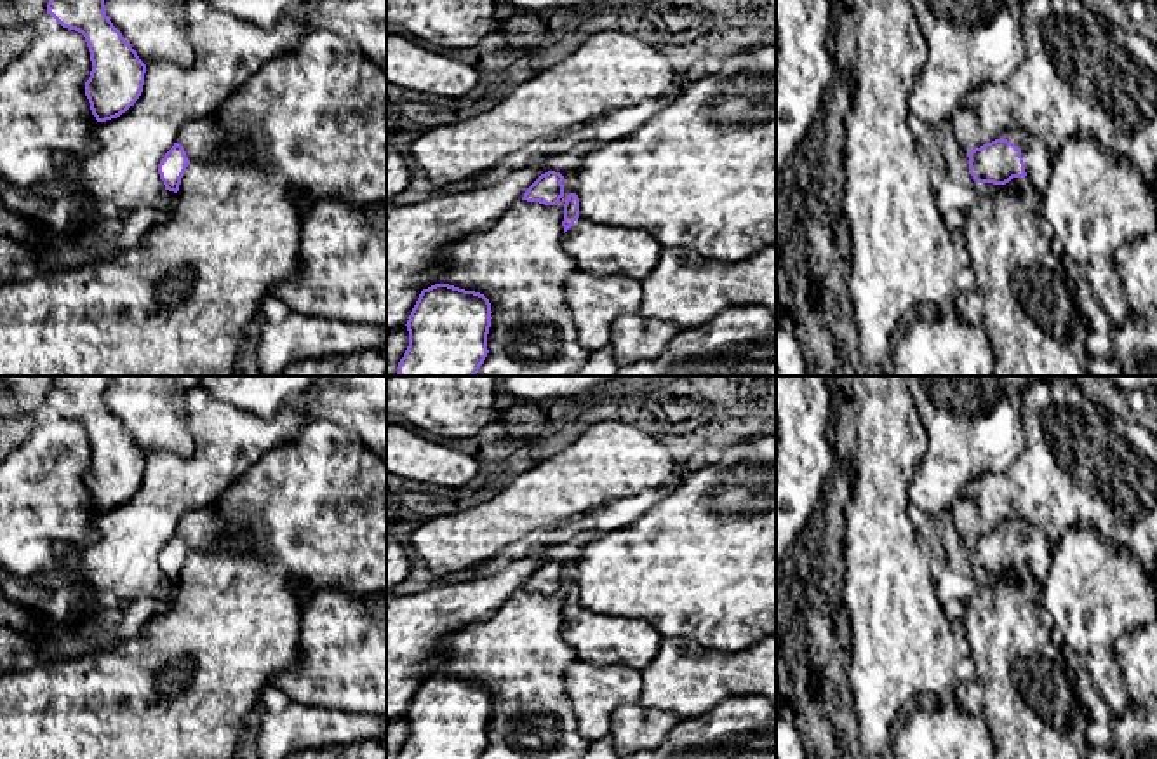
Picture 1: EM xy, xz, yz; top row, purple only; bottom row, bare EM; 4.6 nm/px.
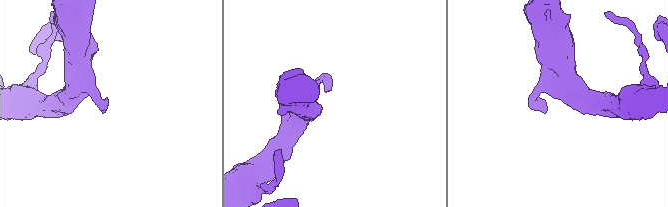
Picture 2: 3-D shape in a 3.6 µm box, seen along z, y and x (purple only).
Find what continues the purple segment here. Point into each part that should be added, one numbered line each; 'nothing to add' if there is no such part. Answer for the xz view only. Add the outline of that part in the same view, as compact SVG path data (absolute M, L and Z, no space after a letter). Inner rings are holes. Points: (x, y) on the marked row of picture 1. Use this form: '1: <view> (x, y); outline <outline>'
1: xz (602, 249); outline M581 216L564 233L562 247L578 268L595 275L632 275L640 282L663 252L661 242L639 226L595 225Z

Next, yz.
1: yz (1039, 164); outline M1011 127L1004 134L1004 139L1007 139L1021 150L1025 172L1030 185L1039 193L1044 193L1054 169L1054 158L1049 153L1046 143L1020 127Z

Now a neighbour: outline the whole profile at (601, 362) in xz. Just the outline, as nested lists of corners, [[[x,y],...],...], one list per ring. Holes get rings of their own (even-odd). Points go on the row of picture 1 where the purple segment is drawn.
[[[611,345],[590,352],[585,366],[574,376],[618,376],[618,364]]]

